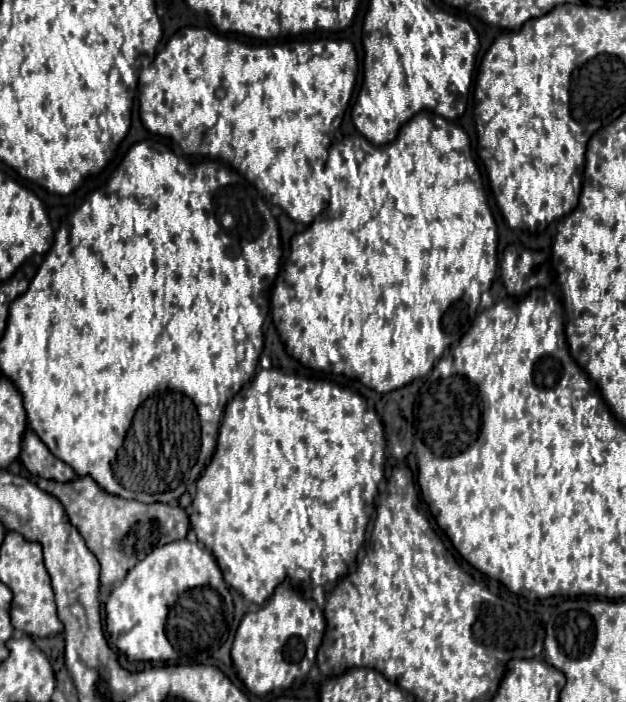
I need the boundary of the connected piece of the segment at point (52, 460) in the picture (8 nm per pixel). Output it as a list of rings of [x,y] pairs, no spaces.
[[[27,428],[27,432],[23,434],[19,460],[27,472],[47,480],[67,482],[77,476],[69,464],[51,454],[51,450],[39,440],[39,436],[35,436],[35,432],[31,432],[31,428]]]

